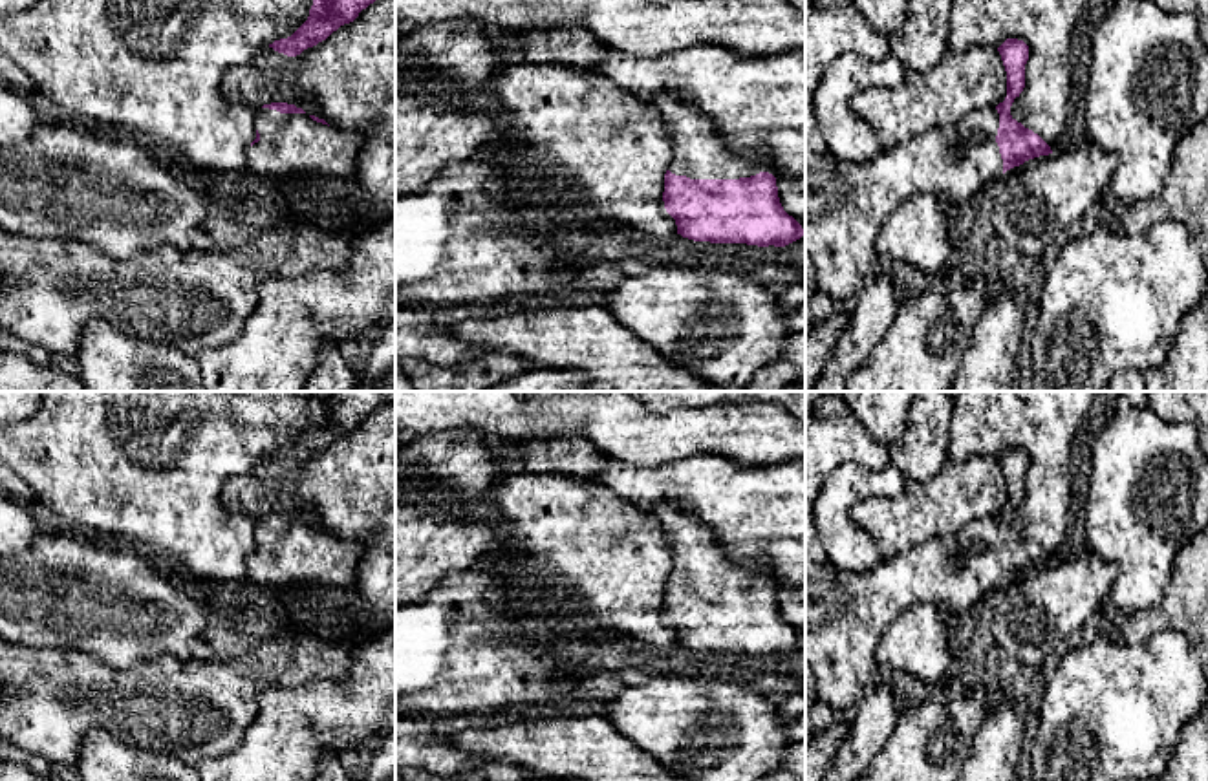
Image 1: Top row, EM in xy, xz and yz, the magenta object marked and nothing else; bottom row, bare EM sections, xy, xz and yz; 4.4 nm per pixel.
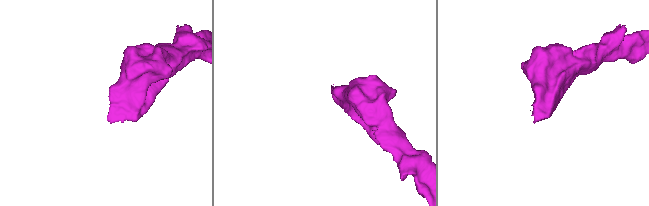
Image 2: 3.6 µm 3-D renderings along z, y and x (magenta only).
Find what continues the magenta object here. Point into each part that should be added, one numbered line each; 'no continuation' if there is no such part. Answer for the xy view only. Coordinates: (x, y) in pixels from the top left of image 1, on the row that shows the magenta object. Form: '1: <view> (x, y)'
1: xy (293, 149)

